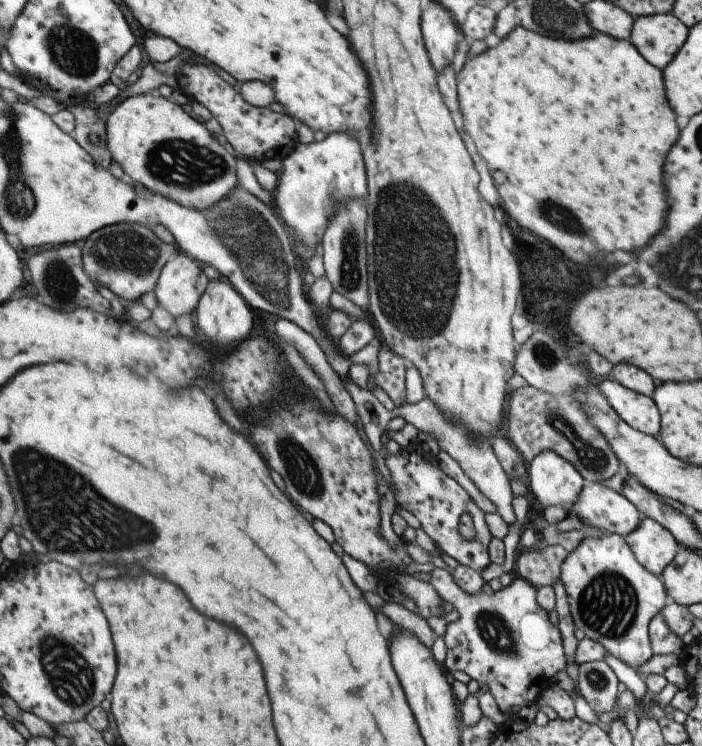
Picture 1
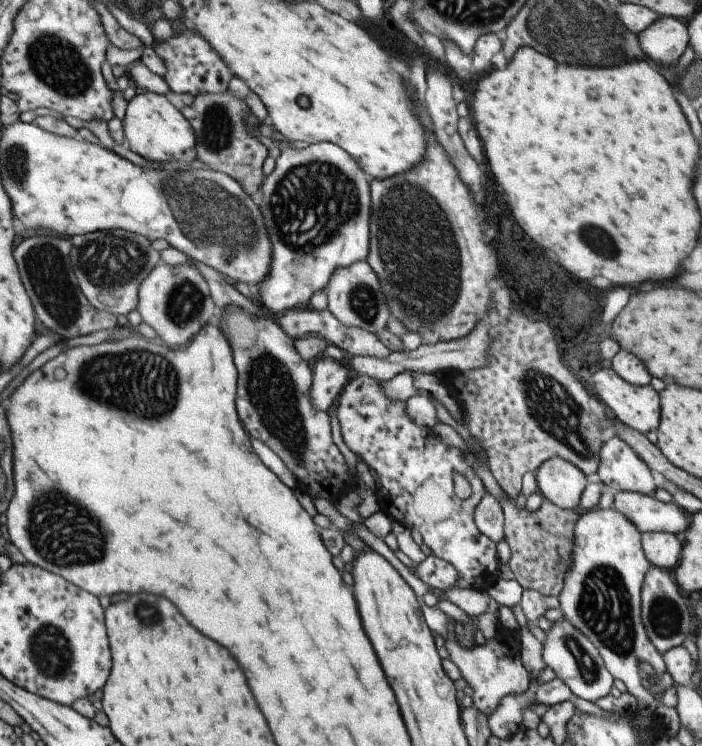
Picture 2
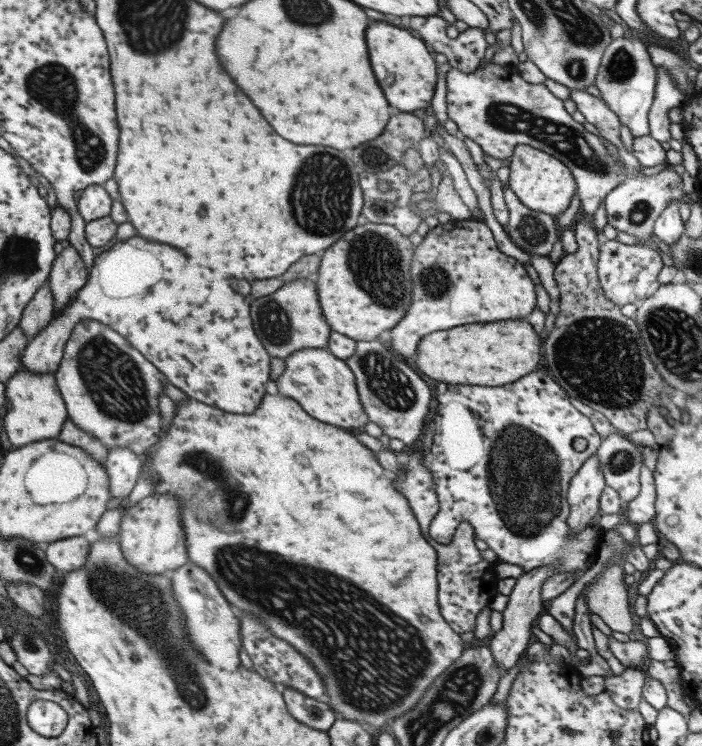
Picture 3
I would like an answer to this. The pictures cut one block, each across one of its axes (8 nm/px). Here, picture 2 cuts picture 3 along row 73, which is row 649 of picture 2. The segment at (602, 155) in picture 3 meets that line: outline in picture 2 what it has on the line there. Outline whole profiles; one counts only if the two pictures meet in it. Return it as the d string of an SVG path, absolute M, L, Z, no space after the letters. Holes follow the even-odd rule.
M448 618L446 624L447 633L444 639L444 647L447 650L448 659L457 666L461 678L471 688L471 704L475 707L481 718L489 716L499 699L509 694L523 694L531 684L530 674L523 668L519 654L519 633L510 632L501 627L491 640L485 640L484 644L474 643L473 646L463 646L455 640L453 628L455 624Z

